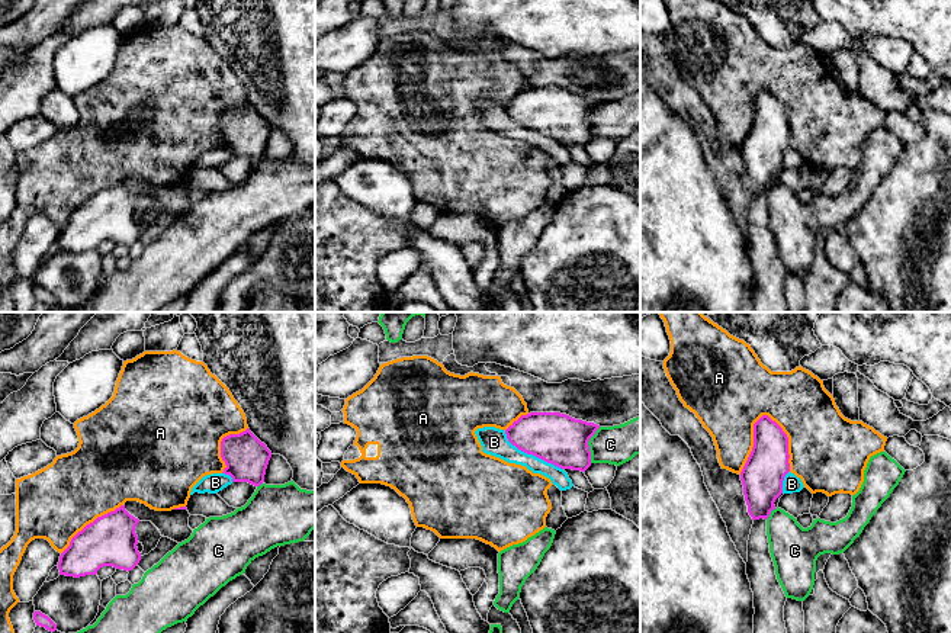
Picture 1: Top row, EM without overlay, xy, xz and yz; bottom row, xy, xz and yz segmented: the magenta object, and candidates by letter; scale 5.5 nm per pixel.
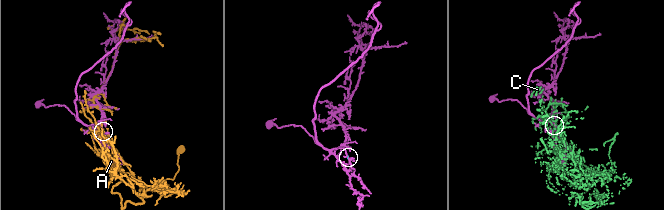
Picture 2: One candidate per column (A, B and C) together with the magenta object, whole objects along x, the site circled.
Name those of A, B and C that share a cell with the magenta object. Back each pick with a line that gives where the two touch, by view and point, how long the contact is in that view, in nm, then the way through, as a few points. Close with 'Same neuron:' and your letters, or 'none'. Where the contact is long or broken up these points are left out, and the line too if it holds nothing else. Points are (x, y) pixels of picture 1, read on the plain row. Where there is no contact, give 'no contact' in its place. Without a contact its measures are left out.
Same neuron: none

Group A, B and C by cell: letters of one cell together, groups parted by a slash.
A / B / C

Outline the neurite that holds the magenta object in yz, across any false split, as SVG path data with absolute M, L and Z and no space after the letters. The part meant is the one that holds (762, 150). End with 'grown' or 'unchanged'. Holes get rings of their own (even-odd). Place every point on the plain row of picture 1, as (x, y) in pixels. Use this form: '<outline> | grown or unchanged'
M768 90L754 99L754 122L740 147L743 170L752 195L767 195L775 184L775 174L783 168L784 151L790 147L788 112Z | unchanged

